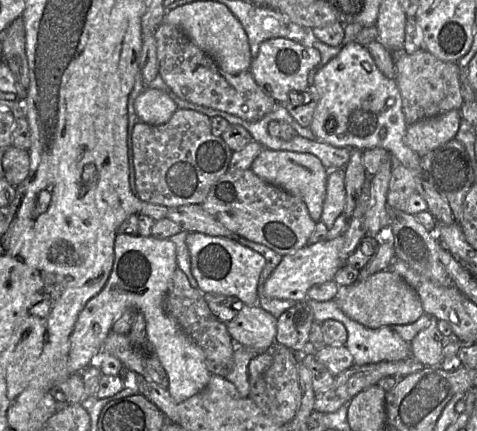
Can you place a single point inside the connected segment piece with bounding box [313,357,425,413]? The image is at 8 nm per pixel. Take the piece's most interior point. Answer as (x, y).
(355, 379)

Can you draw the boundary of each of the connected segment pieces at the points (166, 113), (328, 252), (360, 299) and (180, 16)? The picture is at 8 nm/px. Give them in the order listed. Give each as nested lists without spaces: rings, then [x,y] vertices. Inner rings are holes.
[[[146,86],[135,99],[134,109],[138,121],[158,126],[168,122],[178,107],[167,93]]]
[[[341,235],[332,240],[307,244],[295,253],[283,256],[264,284],[265,296],[279,300],[306,301],[307,292],[312,286],[332,281],[337,272],[345,265],[340,259],[343,244],[344,237]]]
[[[388,269],[377,272],[365,280],[358,280],[352,285],[339,287],[333,300],[345,315],[371,329],[410,324],[424,314],[416,291],[398,274]]]
[[[194,1],[164,13],[163,22],[179,28],[197,47],[210,56],[222,71],[236,75],[250,69],[252,58],[247,35],[241,23],[225,5],[215,1]]]

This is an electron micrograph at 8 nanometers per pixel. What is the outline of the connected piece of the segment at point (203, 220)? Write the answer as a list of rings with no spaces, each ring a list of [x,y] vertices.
[[[184,205],[168,209],[167,219],[172,220],[183,231],[200,232],[209,236],[231,237],[233,232],[207,213],[201,205]]]

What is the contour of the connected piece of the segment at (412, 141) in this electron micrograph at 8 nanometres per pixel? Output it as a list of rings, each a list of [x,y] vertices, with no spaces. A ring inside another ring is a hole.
[[[460,110],[419,120],[407,126],[405,143],[420,157],[454,139],[460,127]]]

